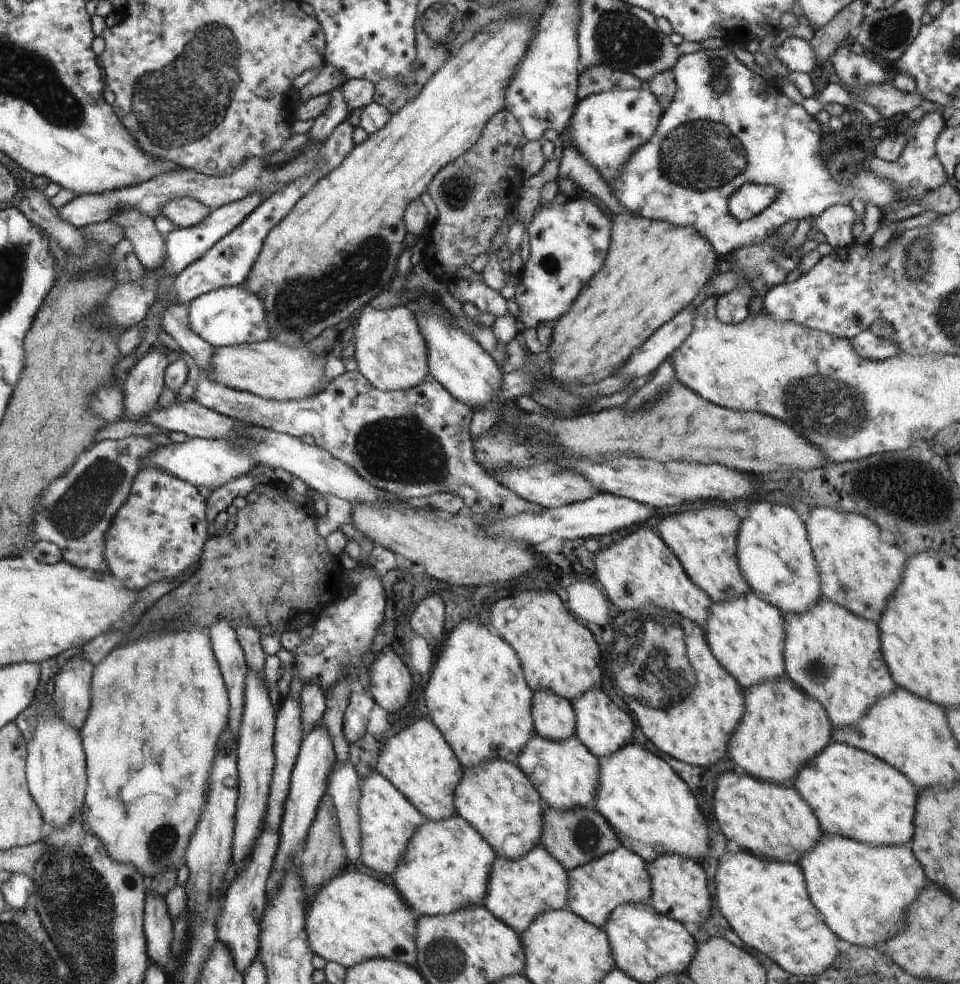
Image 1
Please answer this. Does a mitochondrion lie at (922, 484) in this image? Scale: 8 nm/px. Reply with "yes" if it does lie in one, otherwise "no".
yes

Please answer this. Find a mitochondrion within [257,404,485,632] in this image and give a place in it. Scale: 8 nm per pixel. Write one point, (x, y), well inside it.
(403, 449)

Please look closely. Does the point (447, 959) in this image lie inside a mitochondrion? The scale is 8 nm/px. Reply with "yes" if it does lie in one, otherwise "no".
yes

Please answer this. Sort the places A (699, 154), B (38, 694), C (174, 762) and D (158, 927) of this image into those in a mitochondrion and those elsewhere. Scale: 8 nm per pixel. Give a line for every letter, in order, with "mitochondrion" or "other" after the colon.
A: mitochondrion
B: other
C: other
D: other

